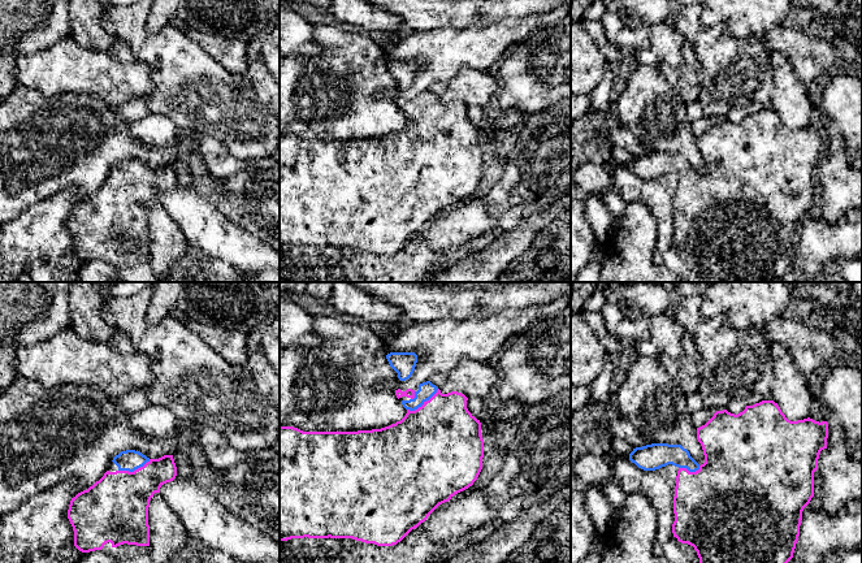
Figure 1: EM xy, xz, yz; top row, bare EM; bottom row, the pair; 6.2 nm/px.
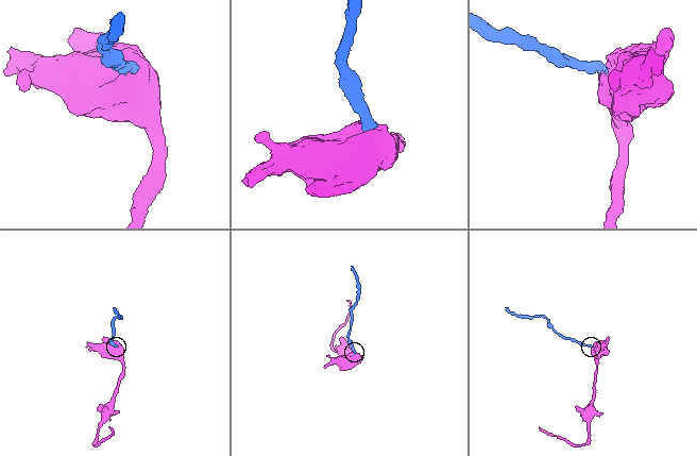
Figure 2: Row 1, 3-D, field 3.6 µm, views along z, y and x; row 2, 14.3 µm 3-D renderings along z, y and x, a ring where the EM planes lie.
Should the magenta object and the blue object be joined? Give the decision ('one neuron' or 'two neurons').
one neuron

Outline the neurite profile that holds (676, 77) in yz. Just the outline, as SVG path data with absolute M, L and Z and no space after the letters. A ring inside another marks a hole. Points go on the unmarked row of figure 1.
M690 43L684 44L683 62L677 68L660 65L659 72L679 91L686 104L698 101L702 92L702 70Z

